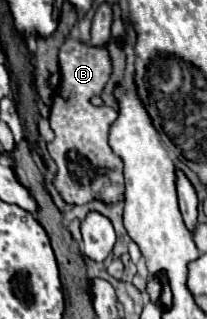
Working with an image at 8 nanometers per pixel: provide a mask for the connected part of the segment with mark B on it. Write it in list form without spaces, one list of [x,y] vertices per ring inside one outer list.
[[[69,35],[59,49],[59,69],[61,85],[55,91],[49,117],[55,139],[47,143],[49,155],[57,165],[53,185],[69,205],[91,203],[93,199],[101,199],[105,203],[119,201],[123,197],[123,163],[107,143],[109,127],[117,119],[117,111],[111,107],[91,105],[91,97],[101,93],[111,75],[107,49],[79,43]]]

